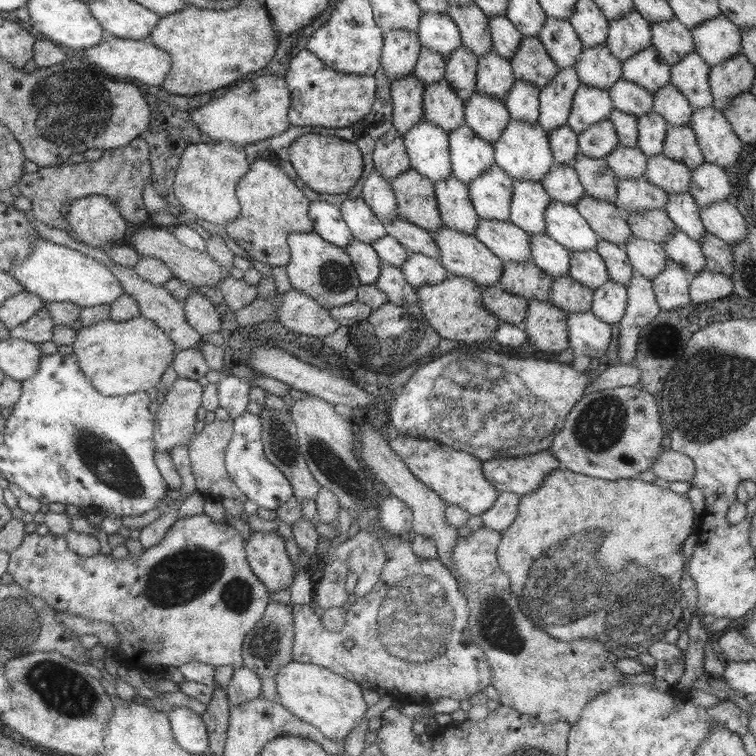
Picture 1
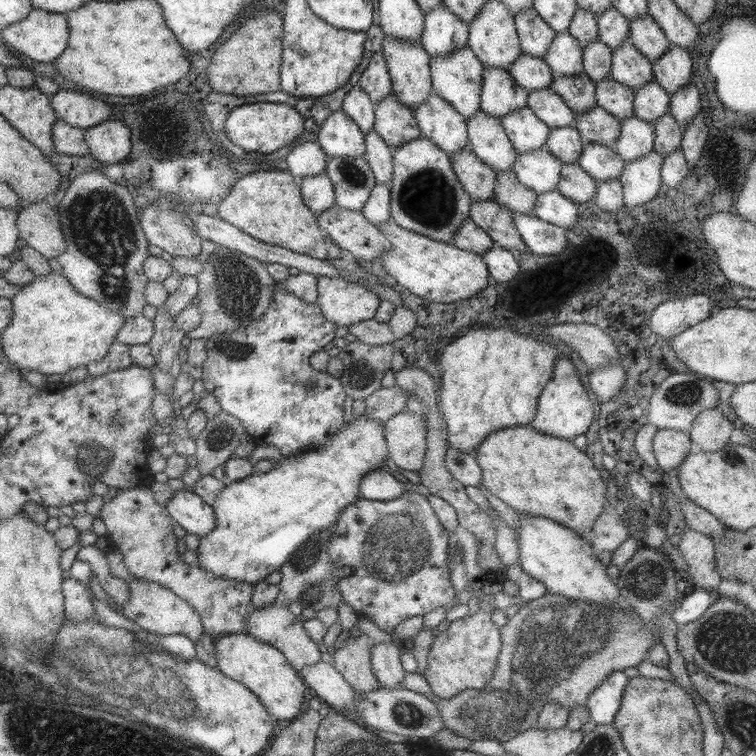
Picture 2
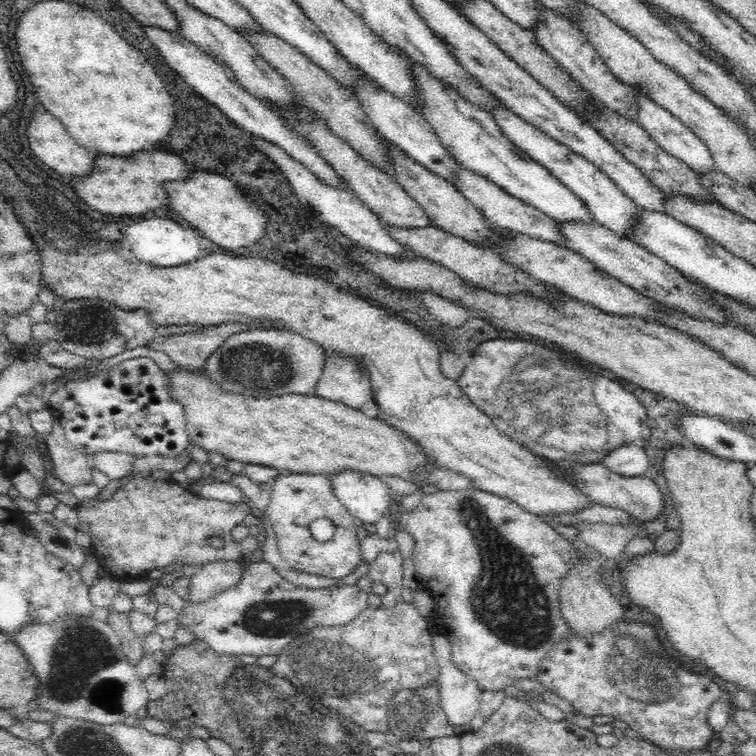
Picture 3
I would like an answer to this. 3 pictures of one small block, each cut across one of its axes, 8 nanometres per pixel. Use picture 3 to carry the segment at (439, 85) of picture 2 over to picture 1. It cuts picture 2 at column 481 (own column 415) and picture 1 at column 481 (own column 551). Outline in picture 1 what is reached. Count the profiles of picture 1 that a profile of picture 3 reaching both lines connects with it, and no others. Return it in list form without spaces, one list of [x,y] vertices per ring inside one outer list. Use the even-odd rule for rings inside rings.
[[[493,164],[468,186],[468,195],[479,219],[509,220],[512,179]]]

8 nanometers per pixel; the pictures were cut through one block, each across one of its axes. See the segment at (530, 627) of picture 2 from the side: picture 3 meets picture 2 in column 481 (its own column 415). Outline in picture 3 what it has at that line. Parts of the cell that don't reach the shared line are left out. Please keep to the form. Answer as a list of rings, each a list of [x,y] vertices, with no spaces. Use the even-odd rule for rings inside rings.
[[[439,680],[417,686],[415,689],[401,689],[387,703],[389,730],[399,741],[404,739],[430,740],[454,735],[453,725],[440,704]]]

